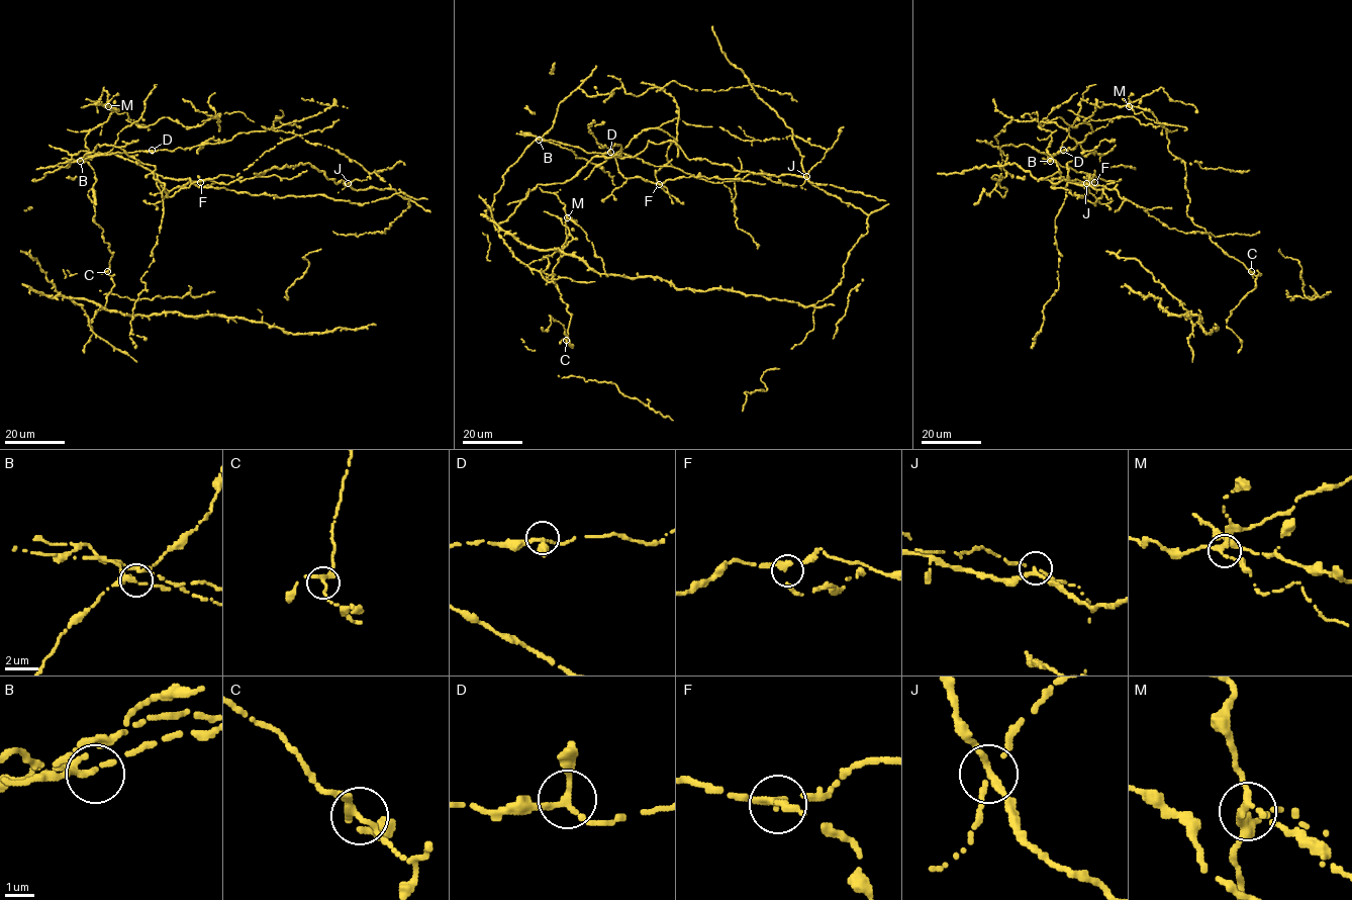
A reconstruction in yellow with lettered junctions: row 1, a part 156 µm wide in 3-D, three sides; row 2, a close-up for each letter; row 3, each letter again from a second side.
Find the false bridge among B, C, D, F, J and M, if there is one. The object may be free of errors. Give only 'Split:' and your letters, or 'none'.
Split: J

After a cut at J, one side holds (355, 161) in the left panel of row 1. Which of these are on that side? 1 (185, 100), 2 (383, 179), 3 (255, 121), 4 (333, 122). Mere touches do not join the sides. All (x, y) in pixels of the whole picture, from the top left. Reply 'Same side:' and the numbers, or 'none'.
Same side: 2, 3

